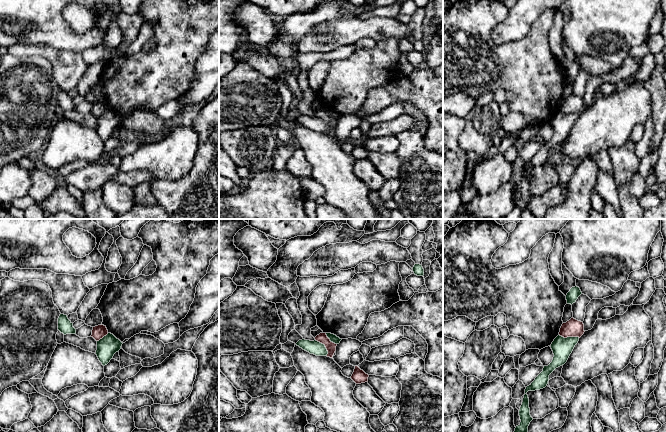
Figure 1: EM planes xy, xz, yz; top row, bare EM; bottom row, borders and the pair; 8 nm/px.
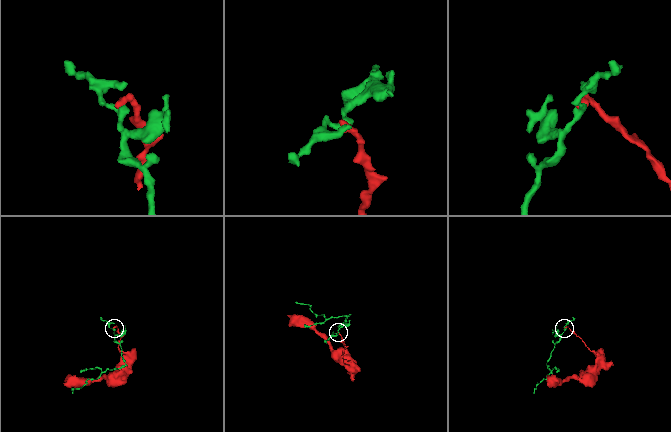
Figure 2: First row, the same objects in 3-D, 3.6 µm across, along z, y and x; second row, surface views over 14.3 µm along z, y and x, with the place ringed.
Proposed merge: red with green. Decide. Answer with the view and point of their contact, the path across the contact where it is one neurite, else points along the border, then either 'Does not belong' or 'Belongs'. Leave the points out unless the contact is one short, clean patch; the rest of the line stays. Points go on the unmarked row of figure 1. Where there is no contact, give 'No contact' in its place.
Touches red at xz (325, 122). Boundary: xz (315, 115), (324, 121), (327, 131). Does not belong

